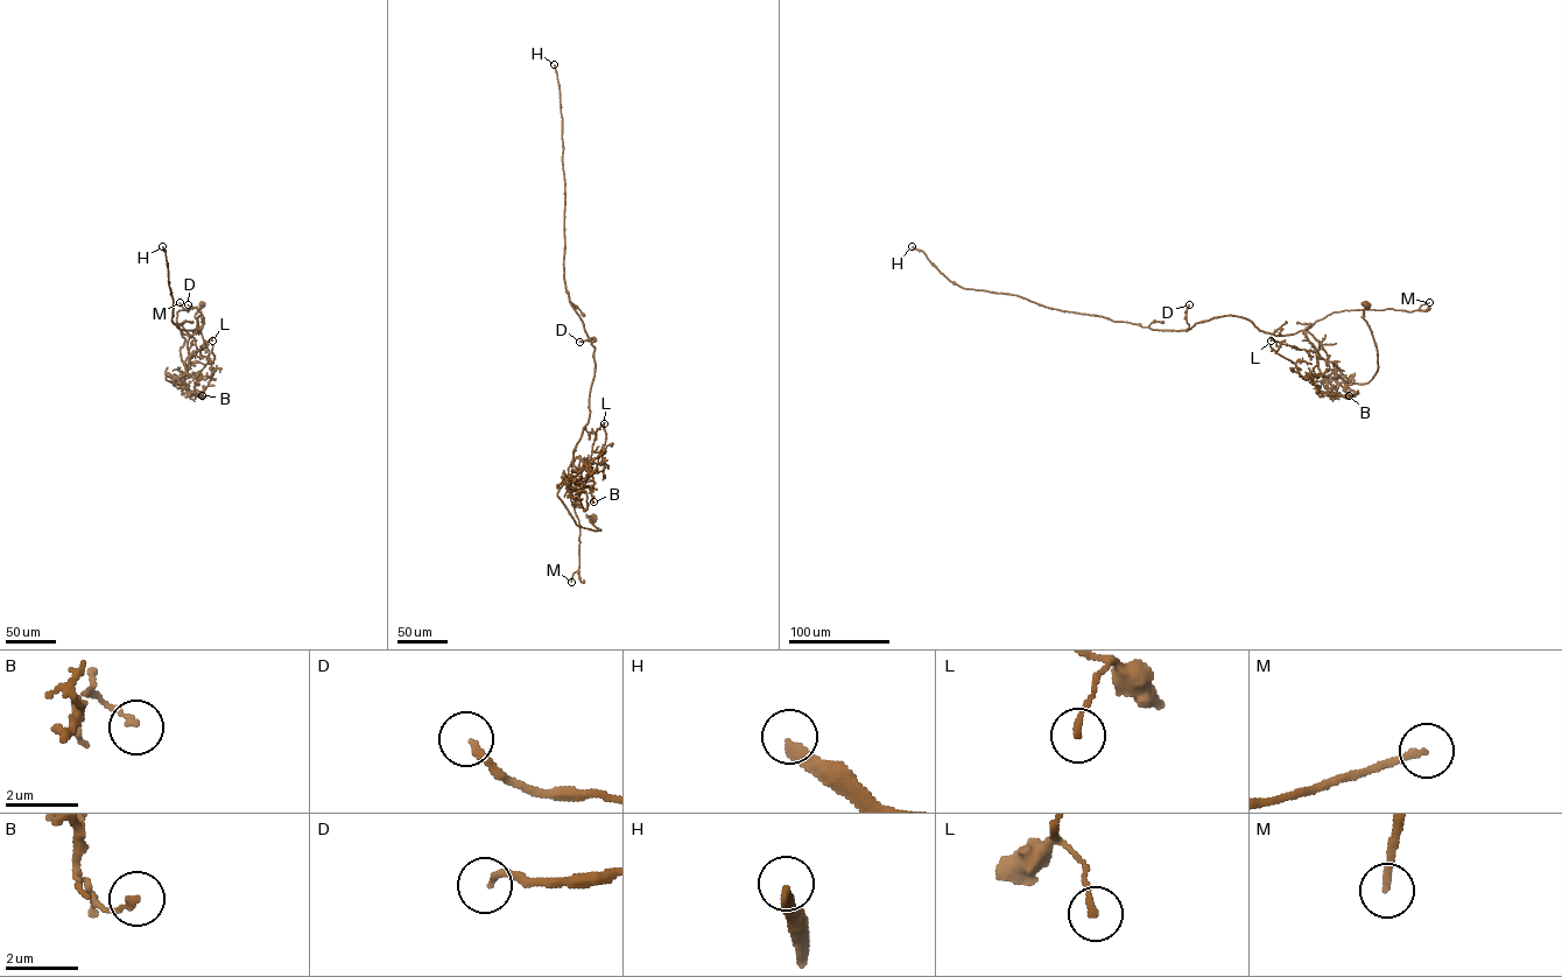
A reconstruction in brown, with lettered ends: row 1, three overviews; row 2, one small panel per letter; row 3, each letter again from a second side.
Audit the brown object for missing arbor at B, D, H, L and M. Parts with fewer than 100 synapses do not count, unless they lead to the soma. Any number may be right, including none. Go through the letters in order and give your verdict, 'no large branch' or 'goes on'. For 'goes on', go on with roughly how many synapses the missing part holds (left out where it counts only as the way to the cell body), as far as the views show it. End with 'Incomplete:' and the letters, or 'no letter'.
B: no large branch
D: no large branch
H: goes on | 400 syn
L: no large branch
M: no large branch
Incomplete: H

